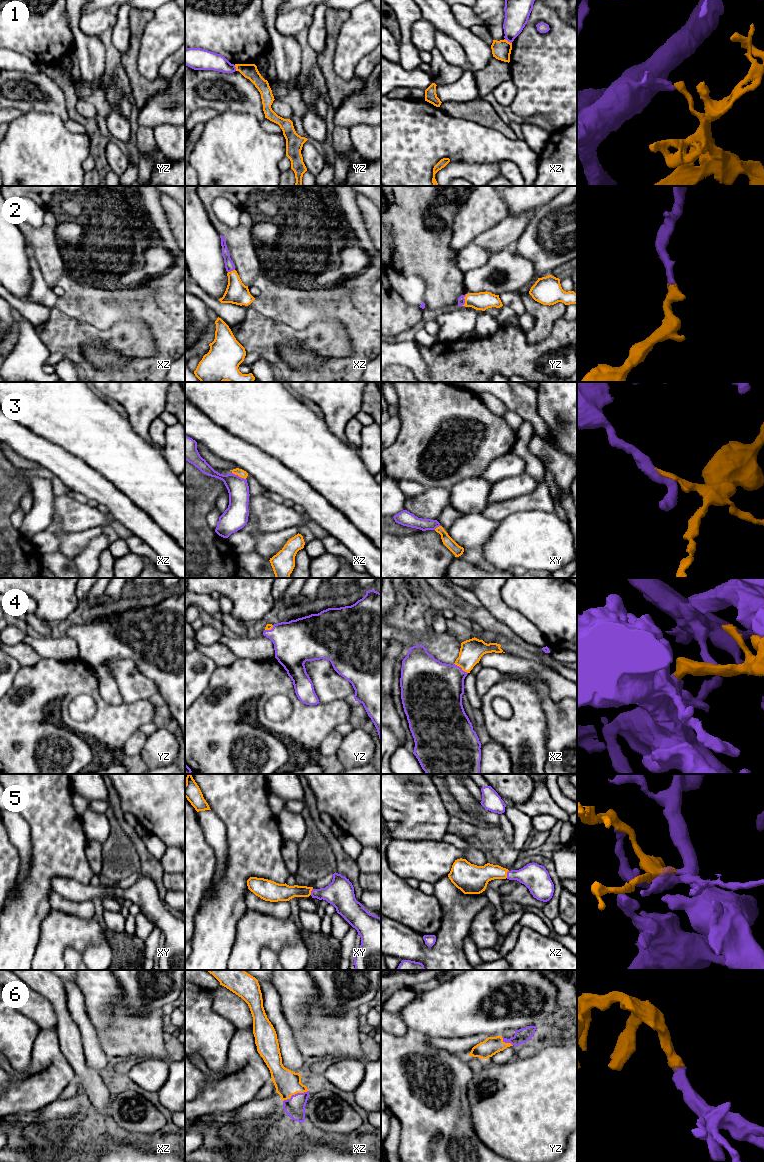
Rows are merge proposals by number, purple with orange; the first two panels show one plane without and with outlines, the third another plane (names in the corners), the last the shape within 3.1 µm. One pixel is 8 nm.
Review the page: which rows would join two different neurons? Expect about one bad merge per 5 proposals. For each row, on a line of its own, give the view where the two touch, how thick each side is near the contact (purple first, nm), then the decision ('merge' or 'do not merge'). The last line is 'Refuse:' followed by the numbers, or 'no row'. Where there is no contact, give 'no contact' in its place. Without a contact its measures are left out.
1: xz | 200/160 nm | do not merge
2: yz | 60/140 nm | merge
3: xz | 170/70 nm | do not merge
4: xz | 420/190 nm | merge
5: xz | 220/190 nm | merge
6: xz | 160/200 nm | merge
Refuse: 1, 3

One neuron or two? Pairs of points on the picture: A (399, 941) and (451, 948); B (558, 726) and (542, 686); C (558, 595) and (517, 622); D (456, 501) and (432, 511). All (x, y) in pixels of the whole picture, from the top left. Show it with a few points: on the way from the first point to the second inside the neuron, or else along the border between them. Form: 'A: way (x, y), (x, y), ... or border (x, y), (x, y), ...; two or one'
A: way (412, 947), (418, 951), (438, 951); one
B: way (558, 716), (549, 706), (546, 696); one
C: border (505, 604), (517, 610), (542, 633); two
D: border (450, 489), (448, 504); two

